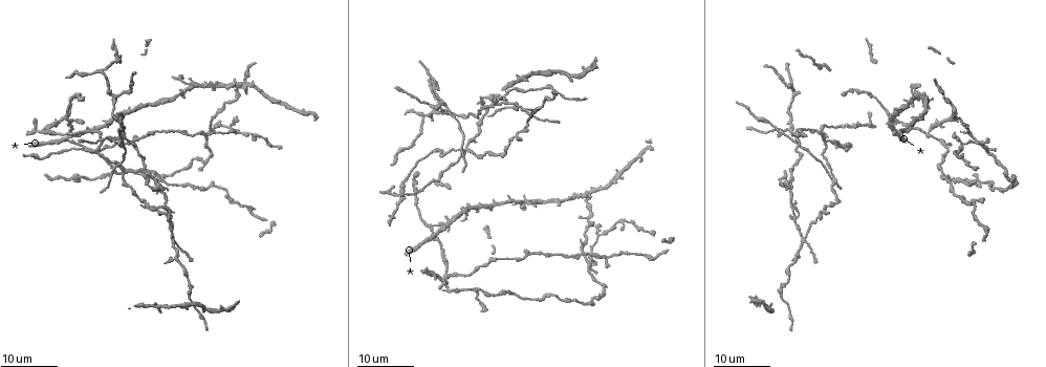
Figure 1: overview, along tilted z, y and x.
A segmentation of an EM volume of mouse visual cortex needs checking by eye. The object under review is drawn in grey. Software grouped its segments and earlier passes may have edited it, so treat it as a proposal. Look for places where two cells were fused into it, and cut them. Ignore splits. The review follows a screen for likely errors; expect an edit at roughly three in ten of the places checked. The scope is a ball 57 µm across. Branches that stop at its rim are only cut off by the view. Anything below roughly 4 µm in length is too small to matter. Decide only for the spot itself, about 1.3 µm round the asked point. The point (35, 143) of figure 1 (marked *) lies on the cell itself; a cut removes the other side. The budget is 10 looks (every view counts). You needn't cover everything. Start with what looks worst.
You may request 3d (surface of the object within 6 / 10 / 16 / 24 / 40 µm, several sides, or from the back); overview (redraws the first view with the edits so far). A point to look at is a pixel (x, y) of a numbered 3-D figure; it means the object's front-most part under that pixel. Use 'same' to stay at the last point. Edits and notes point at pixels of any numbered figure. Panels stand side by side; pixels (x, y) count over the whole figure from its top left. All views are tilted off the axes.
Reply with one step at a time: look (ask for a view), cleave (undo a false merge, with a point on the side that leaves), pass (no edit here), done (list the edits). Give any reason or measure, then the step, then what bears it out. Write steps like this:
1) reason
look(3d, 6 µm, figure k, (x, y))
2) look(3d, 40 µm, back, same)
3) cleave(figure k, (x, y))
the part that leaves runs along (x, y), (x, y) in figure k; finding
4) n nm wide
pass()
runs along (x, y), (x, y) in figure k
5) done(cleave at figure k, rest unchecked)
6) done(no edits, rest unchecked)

look(3d, 16 µm, figure 1, (915, 91))

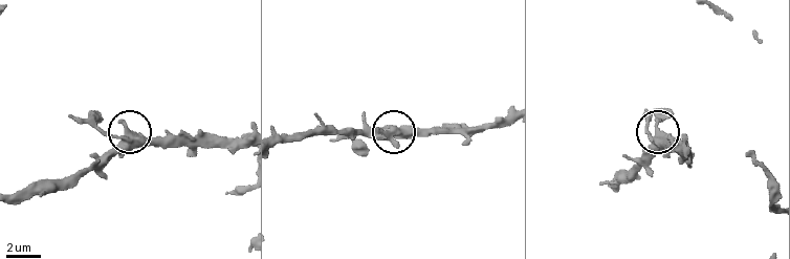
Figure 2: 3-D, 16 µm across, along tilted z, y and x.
zoom in
look(3d, 10 µm, figure 2, (123, 135))

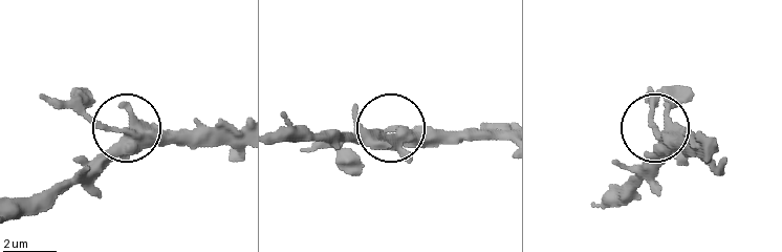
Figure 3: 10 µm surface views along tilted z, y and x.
pass()
all the same cell

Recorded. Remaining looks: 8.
looks like a crossing
look(3d, 16 µm, figure 1, (172, 238))

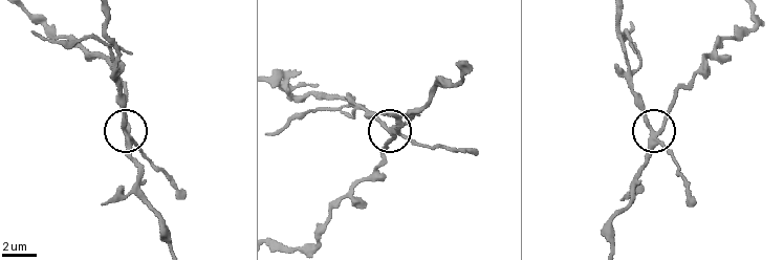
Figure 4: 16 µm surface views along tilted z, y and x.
closer look
look(3d, 10 µm, figure 4, (652, 134))

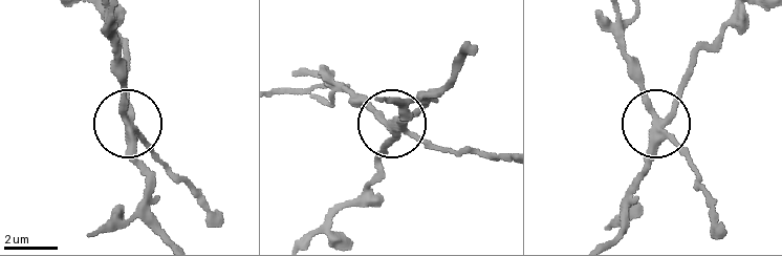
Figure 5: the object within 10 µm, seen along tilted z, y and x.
side arm 37 µm
pass()
runs along (322, 227), (369, 182), (391, 122), (428, 100) in figure 5; one cell here

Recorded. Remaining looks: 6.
look(3d, 24 µm, figure 1, (590, 261))

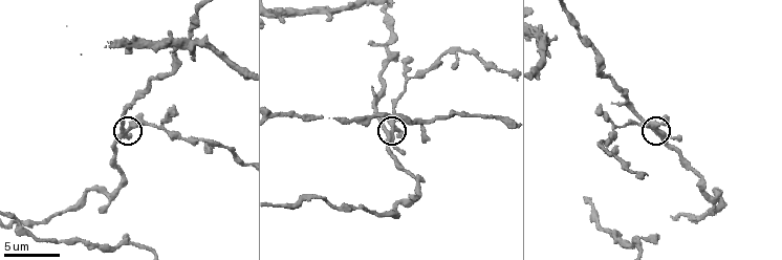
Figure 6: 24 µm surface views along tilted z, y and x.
look(3d, 6 µm, figure 6, (127, 128))

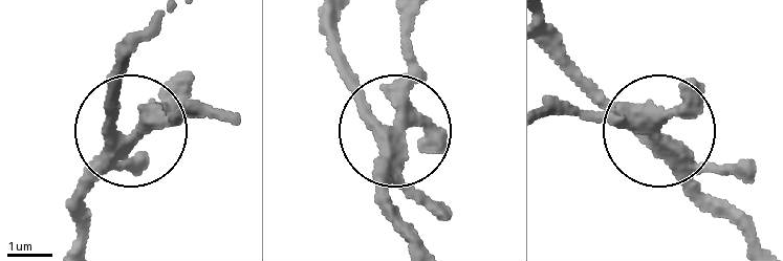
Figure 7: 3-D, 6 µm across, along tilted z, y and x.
side arm 18 µm
pass()
runs along (549, 34), (654, 133), (547, 109) in figure 7; one cell here

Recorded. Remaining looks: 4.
four or more arms meet
look(3d, 24 µm, figure 1, (787, 180))

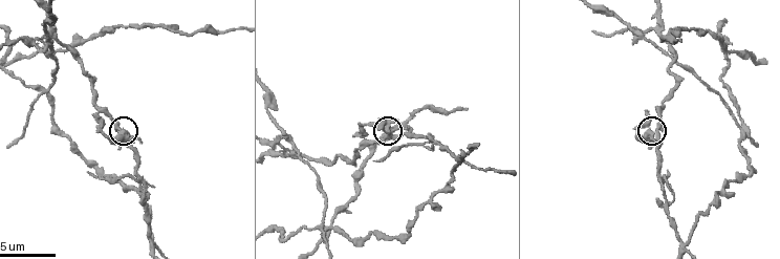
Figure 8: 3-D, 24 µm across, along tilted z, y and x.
zoom in
look(3d, 10 µm, figure 8, (384, 131))

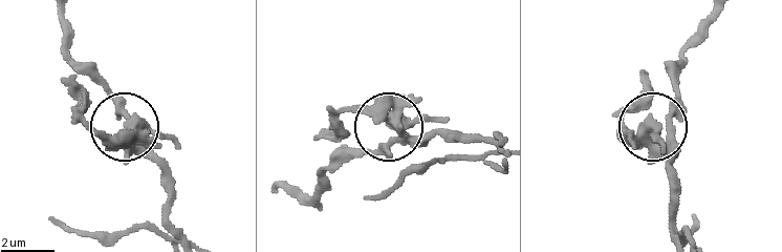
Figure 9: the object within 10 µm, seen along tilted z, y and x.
340 nm wide
cleave(figure 9, (383, 99))
the part that leaves runs along (400, 131), (371, 112), (349, 110), (318, 139) in figure 9; two cells meet here

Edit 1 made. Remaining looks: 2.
done(cleave at figure 9, rest unchecked)

